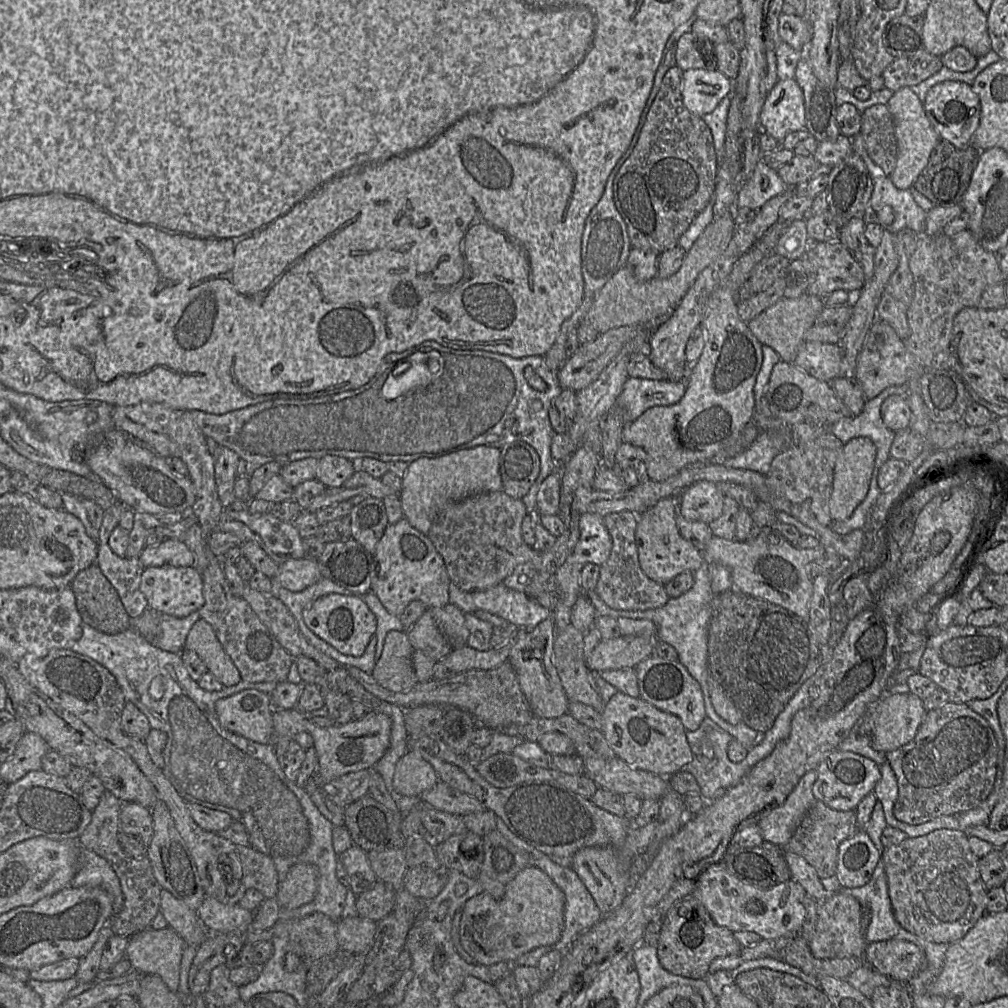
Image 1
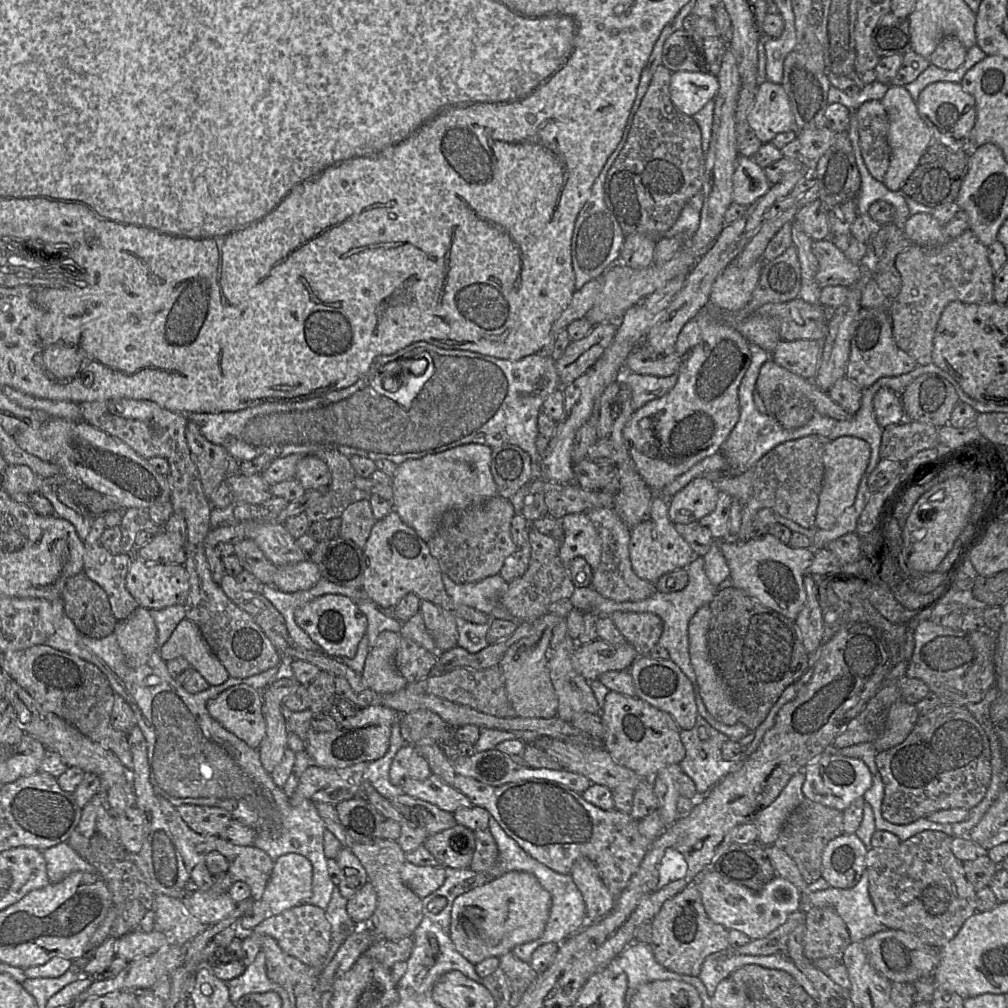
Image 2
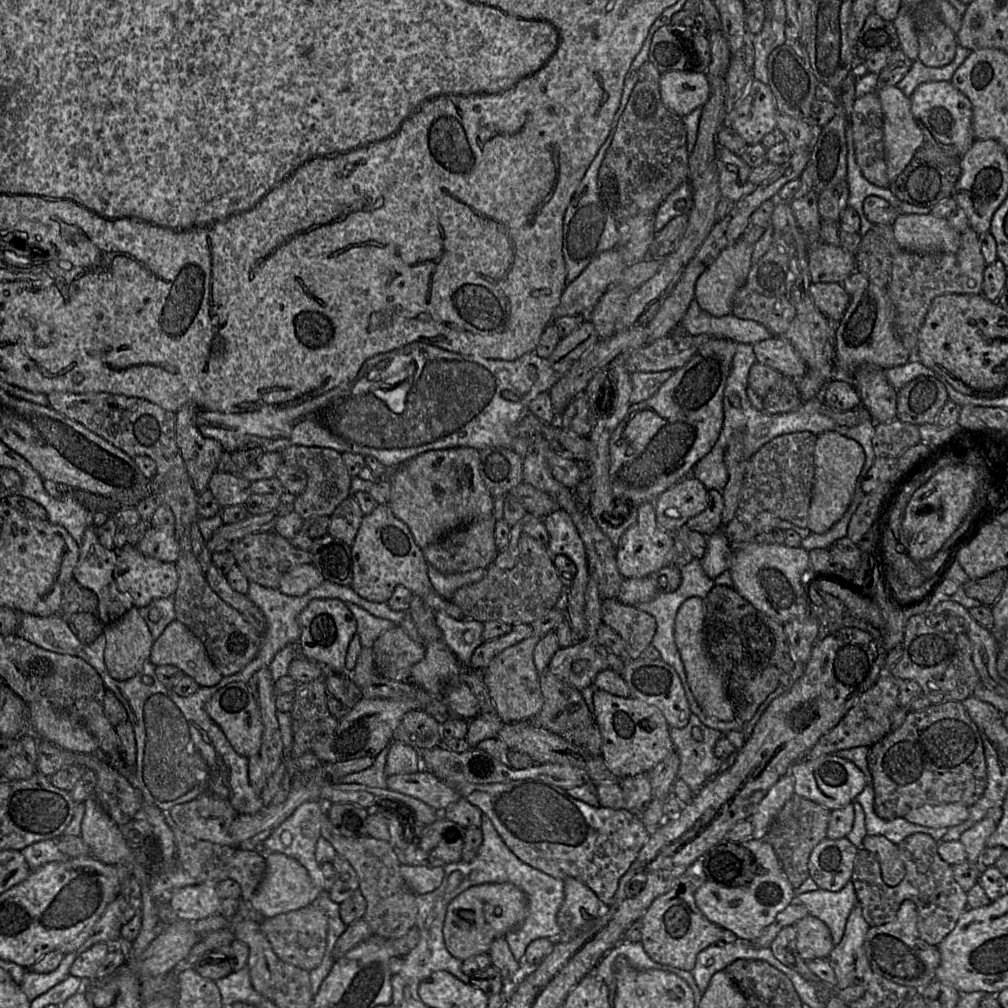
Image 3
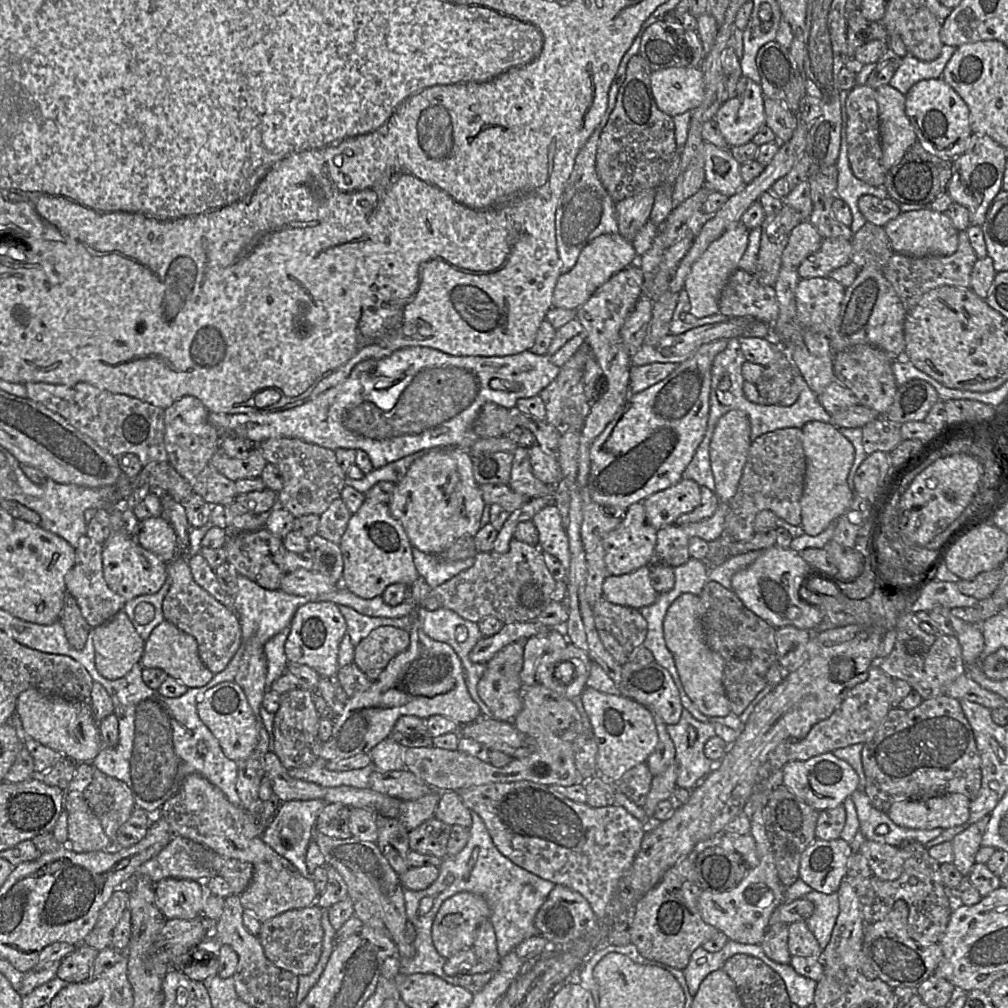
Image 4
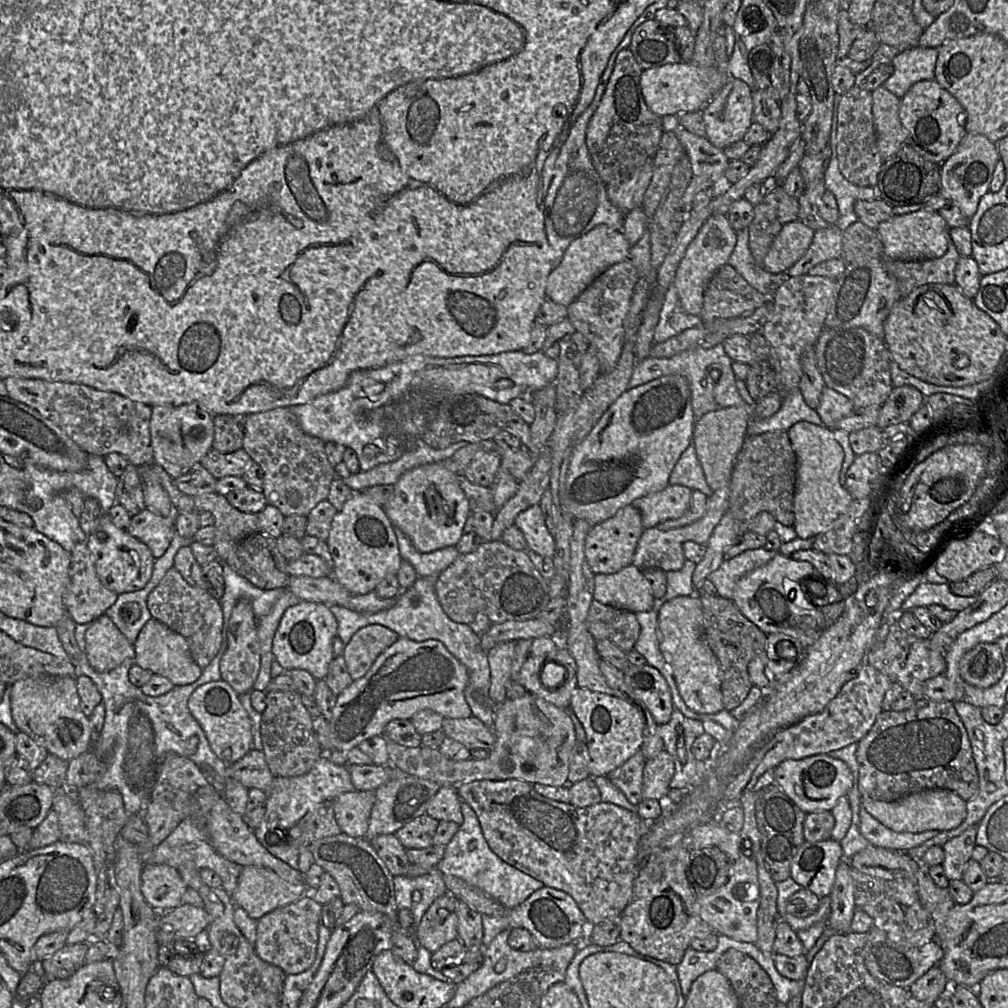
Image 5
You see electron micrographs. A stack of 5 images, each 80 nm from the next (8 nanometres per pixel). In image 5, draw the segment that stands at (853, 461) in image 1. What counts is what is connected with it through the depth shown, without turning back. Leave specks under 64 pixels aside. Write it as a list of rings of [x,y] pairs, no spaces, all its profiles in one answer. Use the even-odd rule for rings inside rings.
[[[800,421],[787,432],[797,457],[793,528],[798,538],[814,538],[828,530],[854,500],[841,479],[844,451],[835,439],[833,430],[824,425]]]

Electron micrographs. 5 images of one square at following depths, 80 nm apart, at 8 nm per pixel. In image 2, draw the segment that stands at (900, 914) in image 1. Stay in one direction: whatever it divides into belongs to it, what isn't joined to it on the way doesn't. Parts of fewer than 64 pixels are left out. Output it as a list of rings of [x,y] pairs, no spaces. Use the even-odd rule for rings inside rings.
[[[923,831],[893,849],[870,848],[865,858],[869,895],[879,921],[888,929],[911,933],[926,945],[939,950],[952,940],[965,921],[977,912],[977,890],[966,878],[964,862],[957,859],[952,852],[953,838],[940,831]]]

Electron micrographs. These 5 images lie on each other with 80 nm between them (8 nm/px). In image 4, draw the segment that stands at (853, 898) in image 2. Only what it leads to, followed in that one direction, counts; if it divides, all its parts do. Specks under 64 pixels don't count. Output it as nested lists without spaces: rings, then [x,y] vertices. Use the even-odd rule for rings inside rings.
[[[811,891],[803,899],[814,905],[812,915],[807,919],[807,927],[816,938],[819,946],[824,949],[830,941],[831,933],[839,915],[838,894],[823,894]]]

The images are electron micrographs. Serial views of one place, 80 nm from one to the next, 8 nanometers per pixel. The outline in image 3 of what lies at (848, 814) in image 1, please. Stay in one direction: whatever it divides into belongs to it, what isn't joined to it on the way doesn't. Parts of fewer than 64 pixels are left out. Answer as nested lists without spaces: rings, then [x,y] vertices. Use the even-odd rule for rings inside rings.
[[[794,794],[773,819],[764,840],[777,855],[782,871],[791,886],[796,889],[809,879],[808,862],[813,849],[827,839],[827,827],[831,810]]]

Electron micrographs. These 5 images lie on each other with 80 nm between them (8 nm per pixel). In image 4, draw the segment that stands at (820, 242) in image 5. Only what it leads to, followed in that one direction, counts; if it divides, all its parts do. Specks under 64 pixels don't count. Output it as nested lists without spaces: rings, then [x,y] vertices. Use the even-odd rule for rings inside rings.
[[[823,238],[820,248],[806,257],[796,268],[801,278],[829,277],[829,274],[851,262],[850,241]]]

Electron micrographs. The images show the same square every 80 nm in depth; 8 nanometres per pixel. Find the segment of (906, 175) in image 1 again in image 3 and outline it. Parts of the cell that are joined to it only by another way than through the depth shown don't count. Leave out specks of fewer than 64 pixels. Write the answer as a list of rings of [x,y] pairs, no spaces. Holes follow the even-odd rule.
[[[888,86],[876,92],[884,118],[884,147],[887,164],[887,178],[889,183],[907,167],[916,150],[925,143],[922,130],[918,126],[912,111],[911,101],[898,87]]]

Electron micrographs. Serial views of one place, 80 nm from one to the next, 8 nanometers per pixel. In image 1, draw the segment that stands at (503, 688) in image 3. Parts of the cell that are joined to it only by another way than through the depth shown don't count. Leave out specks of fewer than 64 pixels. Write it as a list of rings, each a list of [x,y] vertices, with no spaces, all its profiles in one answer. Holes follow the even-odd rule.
[[[552,617],[527,631],[511,649],[508,661],[517,675],[520,688],[533,714],[541,718],[557,718],[567,714],[569,700],[553,664],[555,622]]]

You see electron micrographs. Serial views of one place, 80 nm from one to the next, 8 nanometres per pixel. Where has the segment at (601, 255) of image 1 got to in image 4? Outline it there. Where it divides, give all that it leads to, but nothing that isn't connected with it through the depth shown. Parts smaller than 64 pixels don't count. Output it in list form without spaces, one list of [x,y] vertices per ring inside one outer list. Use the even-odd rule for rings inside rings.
[[[599,131],[590,137],[582,153],[576,156],[574,167],[565,182],[555,211],[555,236],[562,273],[568,272],[582,251],[596,238],[605,234],[618,234],[615,203],[603,186],[596,168],[595,158]]]

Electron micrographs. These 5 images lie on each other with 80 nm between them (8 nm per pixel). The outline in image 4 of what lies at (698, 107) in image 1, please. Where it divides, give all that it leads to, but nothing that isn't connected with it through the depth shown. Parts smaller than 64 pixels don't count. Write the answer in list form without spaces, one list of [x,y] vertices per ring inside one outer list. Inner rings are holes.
[[[670,67],[651,74],[651,89],[660,110],[671,116],[691,111],[705,97],[703,72],[696,67]]]

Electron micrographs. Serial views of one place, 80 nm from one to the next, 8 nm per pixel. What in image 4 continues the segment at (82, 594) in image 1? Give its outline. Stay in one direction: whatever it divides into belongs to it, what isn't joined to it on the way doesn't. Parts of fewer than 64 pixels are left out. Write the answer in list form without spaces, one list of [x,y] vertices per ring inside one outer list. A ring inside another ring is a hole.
[[[65,592],[59,617],[69,644],[76,650],[82,649],[88,639],[92,627],[83,617],[73,596]]]

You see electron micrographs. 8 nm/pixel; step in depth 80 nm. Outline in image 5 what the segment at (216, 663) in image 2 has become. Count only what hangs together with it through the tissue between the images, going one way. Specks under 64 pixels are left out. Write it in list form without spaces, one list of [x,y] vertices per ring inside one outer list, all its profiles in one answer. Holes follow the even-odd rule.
[[[154,618],[144,624],[134,643],[134,649],[134,663],[137,666],[168,678],[175,686],[192,684],[202,674],[202,668],[191,656],[187,639]]]

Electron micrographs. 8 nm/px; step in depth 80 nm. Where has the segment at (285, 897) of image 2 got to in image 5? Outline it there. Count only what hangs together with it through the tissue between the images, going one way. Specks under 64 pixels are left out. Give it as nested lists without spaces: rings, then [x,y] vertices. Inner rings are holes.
[[[247,866],[239,874],[232,897],[237,907],[258,920],[306,894],[310,894],[306,883],[292,884],[269,869]]]

